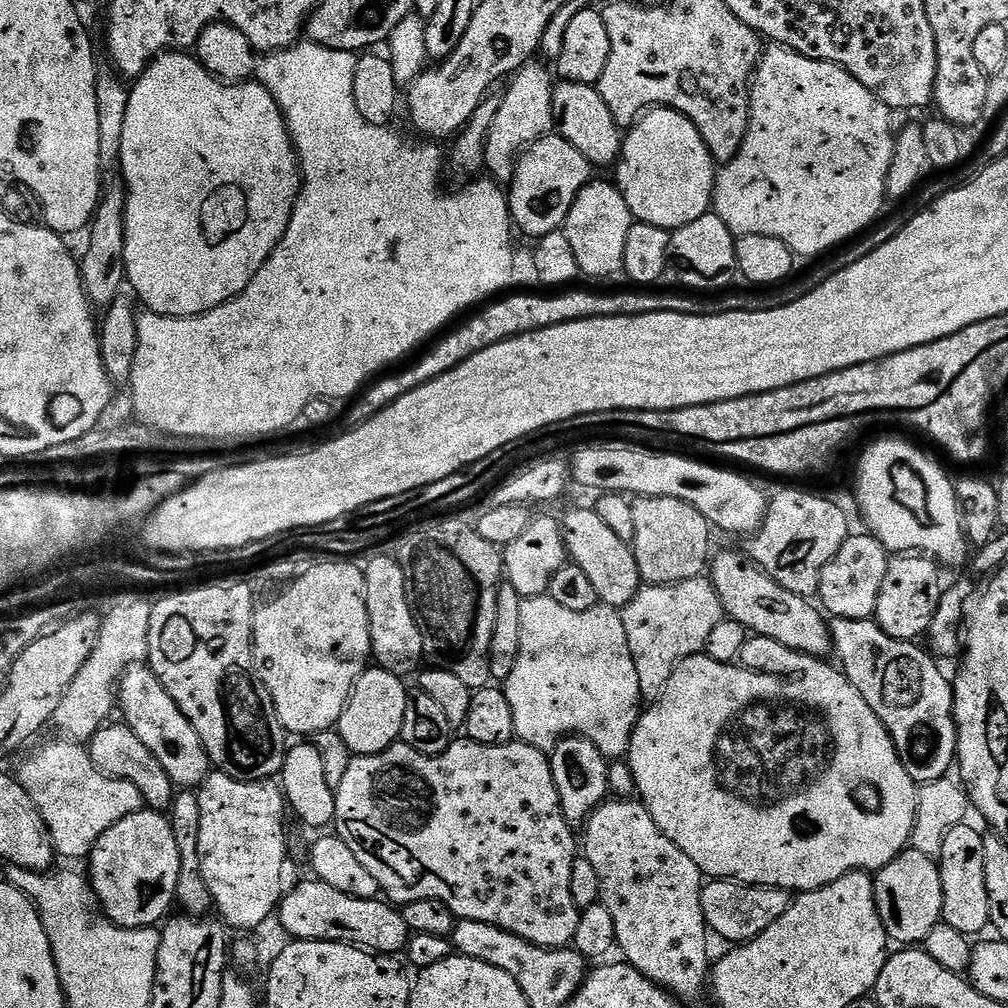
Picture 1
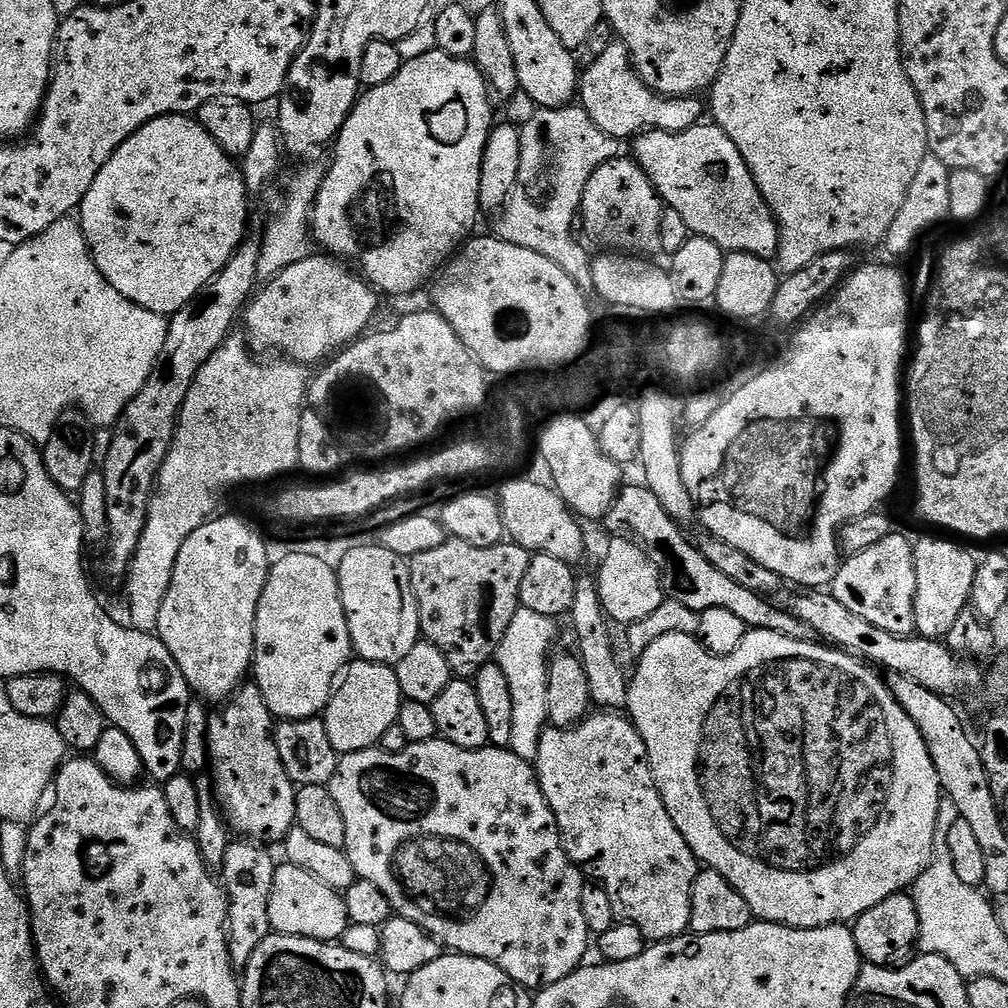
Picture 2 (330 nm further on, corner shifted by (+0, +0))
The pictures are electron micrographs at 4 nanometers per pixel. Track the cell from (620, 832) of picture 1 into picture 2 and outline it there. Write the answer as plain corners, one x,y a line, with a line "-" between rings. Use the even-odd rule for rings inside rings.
600,710
595,714
585,716
573,728
554,728
551,726
545,728
542,738
538,742
538,754
534,761
540,789
558,822
560,841
564,844
566,854
589,881
599,884
606,890
606,894
610,894
610,906
614,906
617,921
638,926
638,930
642,930
645,941
672,940
675,936
685,935
689,931
692,922
692,891
696,875
702,870
701,865
690,850
690,846
686,846
686,838
682,838
682,834
678,834
678,826
674,826
674,818
670,818
670,814
666,814
662,794
658,794
658,786
654,782
654,774
648,761
646,746
631,719
627,715
607,710

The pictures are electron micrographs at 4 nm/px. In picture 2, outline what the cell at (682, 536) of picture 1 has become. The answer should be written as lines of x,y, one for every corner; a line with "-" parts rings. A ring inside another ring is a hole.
612,538
600,564
600,576
597,575
595,581
602,598
604,615
617,625
627,626
642,618
650,618
650,614
654,614
654,610
658,610
666,599
660,569
644,553
643,547
631,538

